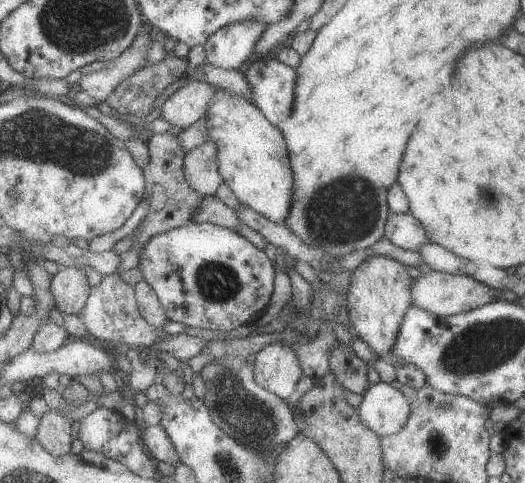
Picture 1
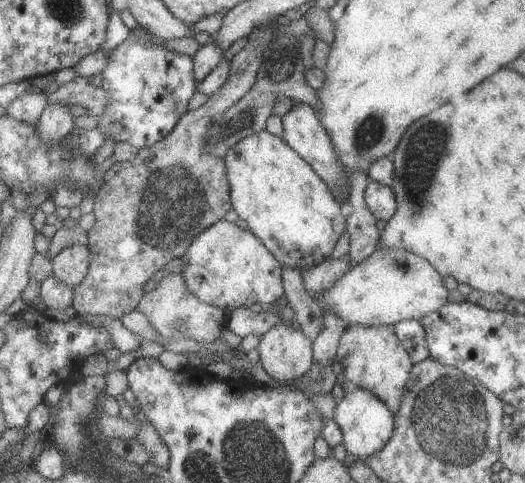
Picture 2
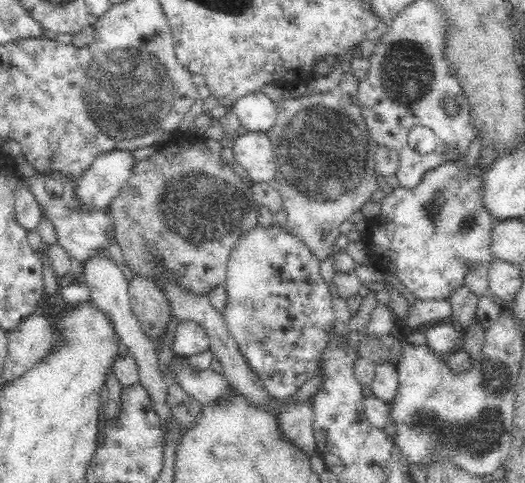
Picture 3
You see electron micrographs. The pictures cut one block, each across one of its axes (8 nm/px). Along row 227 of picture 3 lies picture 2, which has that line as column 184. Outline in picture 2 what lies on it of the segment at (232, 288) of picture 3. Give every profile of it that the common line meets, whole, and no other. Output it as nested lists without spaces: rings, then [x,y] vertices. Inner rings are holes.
[[[223,219],[199,234],[185,256],[183,278],[187,288],[203,302],[224,308],[228,314],[253,304],[271,304],[286,296],[283,264],[251,230]]]

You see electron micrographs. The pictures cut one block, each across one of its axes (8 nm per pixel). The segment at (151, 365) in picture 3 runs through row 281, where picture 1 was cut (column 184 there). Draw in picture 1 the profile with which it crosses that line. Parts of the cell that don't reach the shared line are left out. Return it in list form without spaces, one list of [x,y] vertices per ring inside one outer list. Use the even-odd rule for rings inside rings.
[[[190,81],[166,100],[160,117],[172,126],[189,128],[207,115],[215,94],[215,86],[208,82]]]

